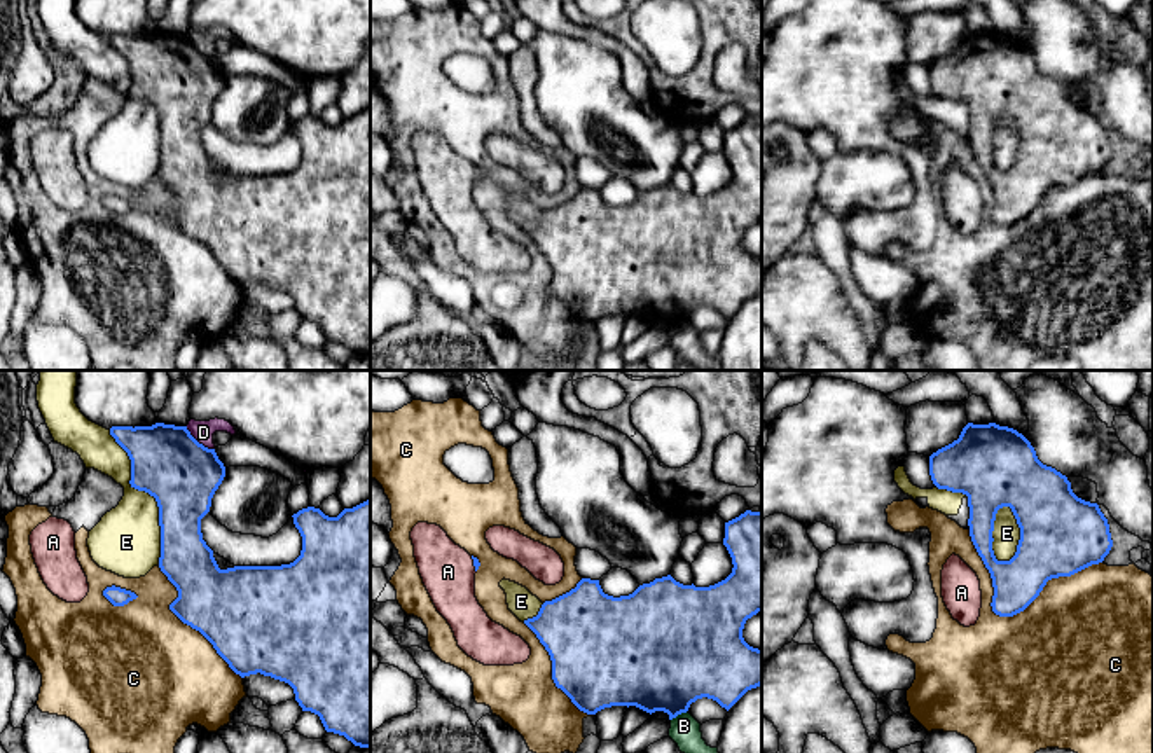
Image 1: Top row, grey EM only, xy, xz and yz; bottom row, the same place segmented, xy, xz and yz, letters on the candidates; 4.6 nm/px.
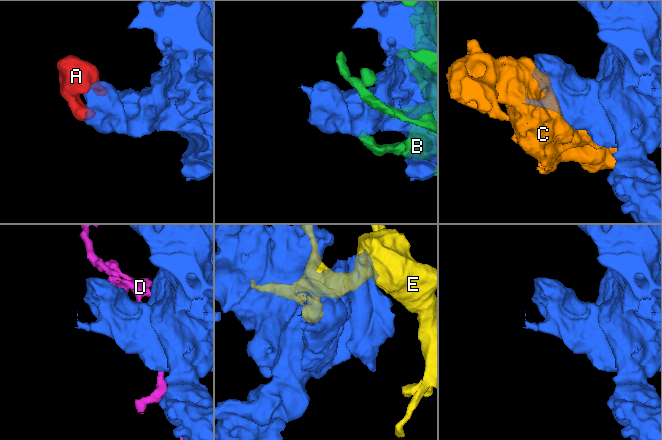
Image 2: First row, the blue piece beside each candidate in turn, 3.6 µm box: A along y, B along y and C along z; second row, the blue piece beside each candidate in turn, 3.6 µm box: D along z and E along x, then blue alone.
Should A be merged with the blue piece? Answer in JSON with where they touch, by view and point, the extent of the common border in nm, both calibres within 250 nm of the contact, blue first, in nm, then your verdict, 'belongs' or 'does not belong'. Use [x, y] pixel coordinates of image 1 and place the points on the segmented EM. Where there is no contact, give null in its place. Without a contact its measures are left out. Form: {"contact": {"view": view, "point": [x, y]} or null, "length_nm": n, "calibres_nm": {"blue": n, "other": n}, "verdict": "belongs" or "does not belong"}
{"contact": {"view": "xz", "point": [474, 565]}, "length_nm": 80, "calibres_nm": {"blue": 30, "other": 240}, "verdict": "belongs"}

